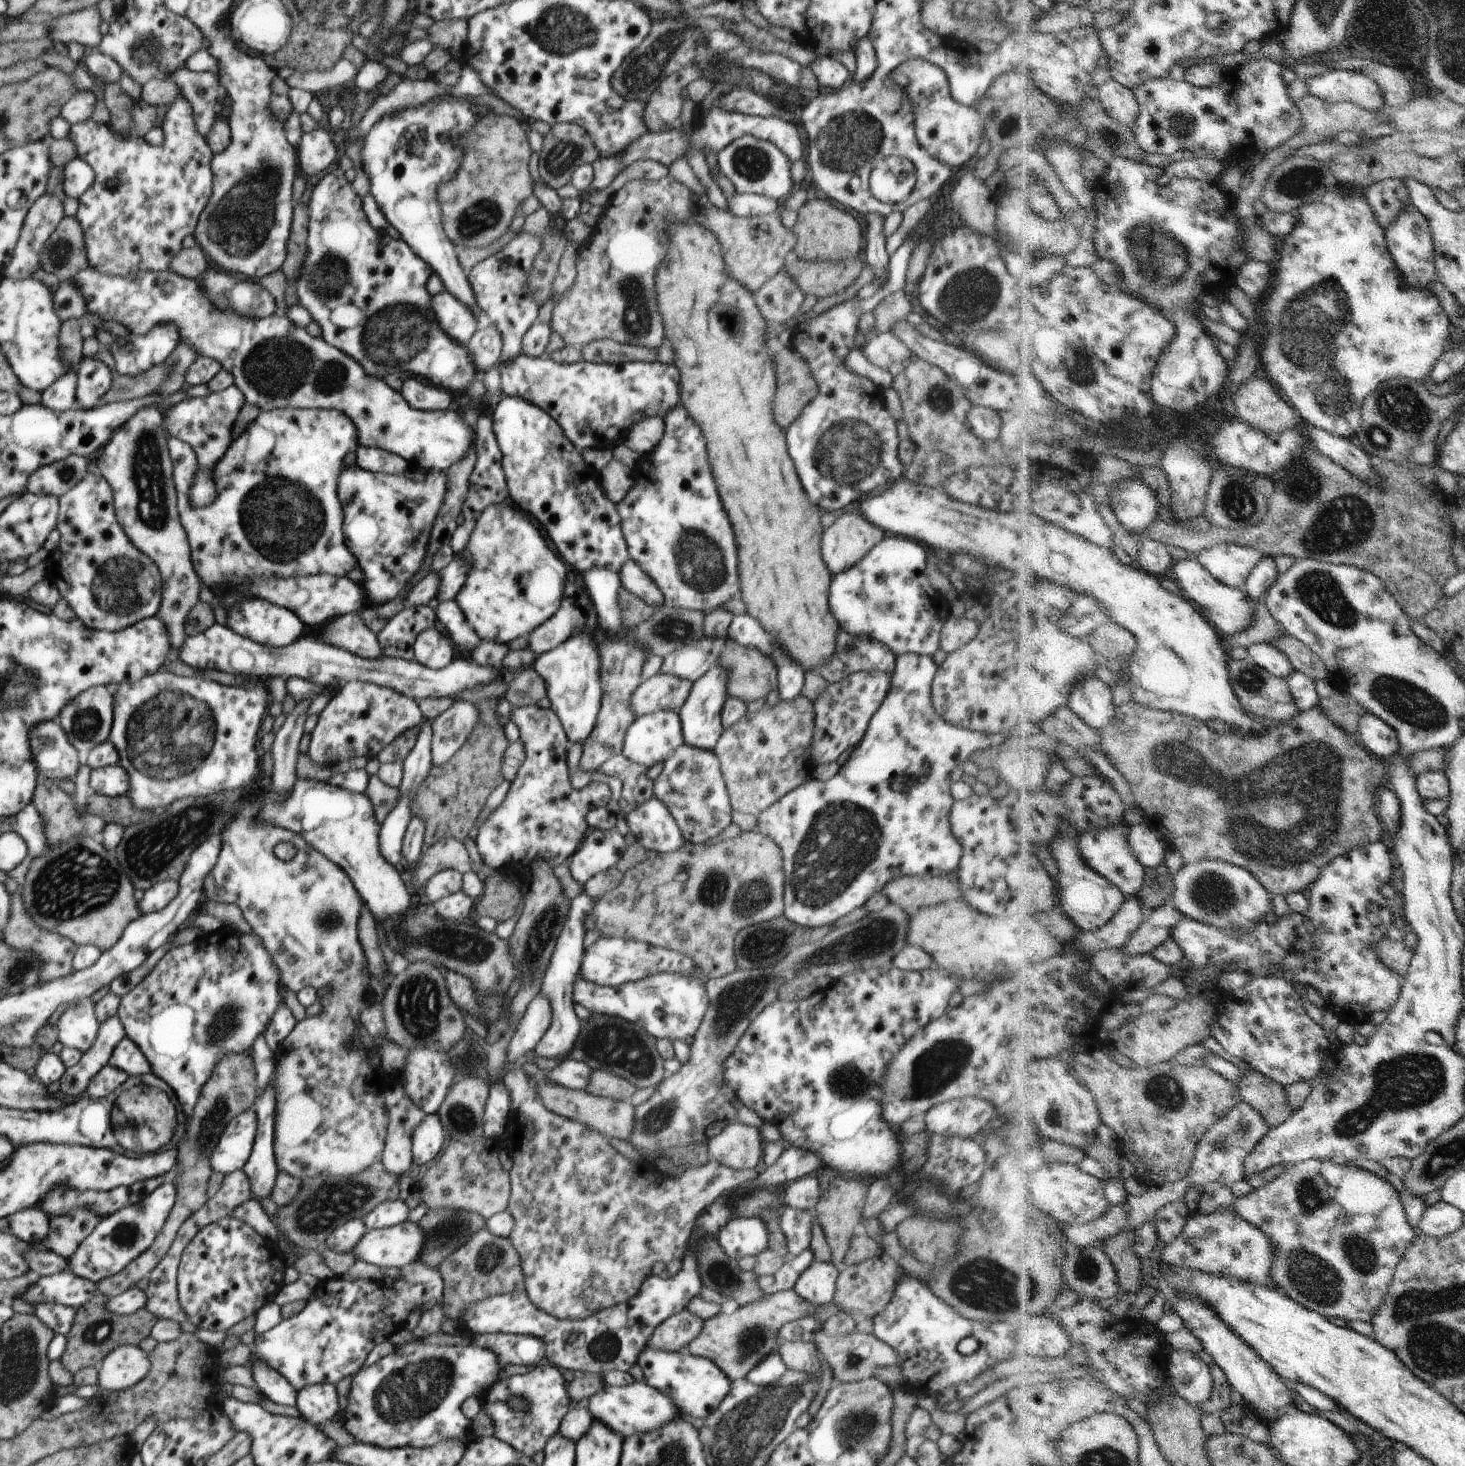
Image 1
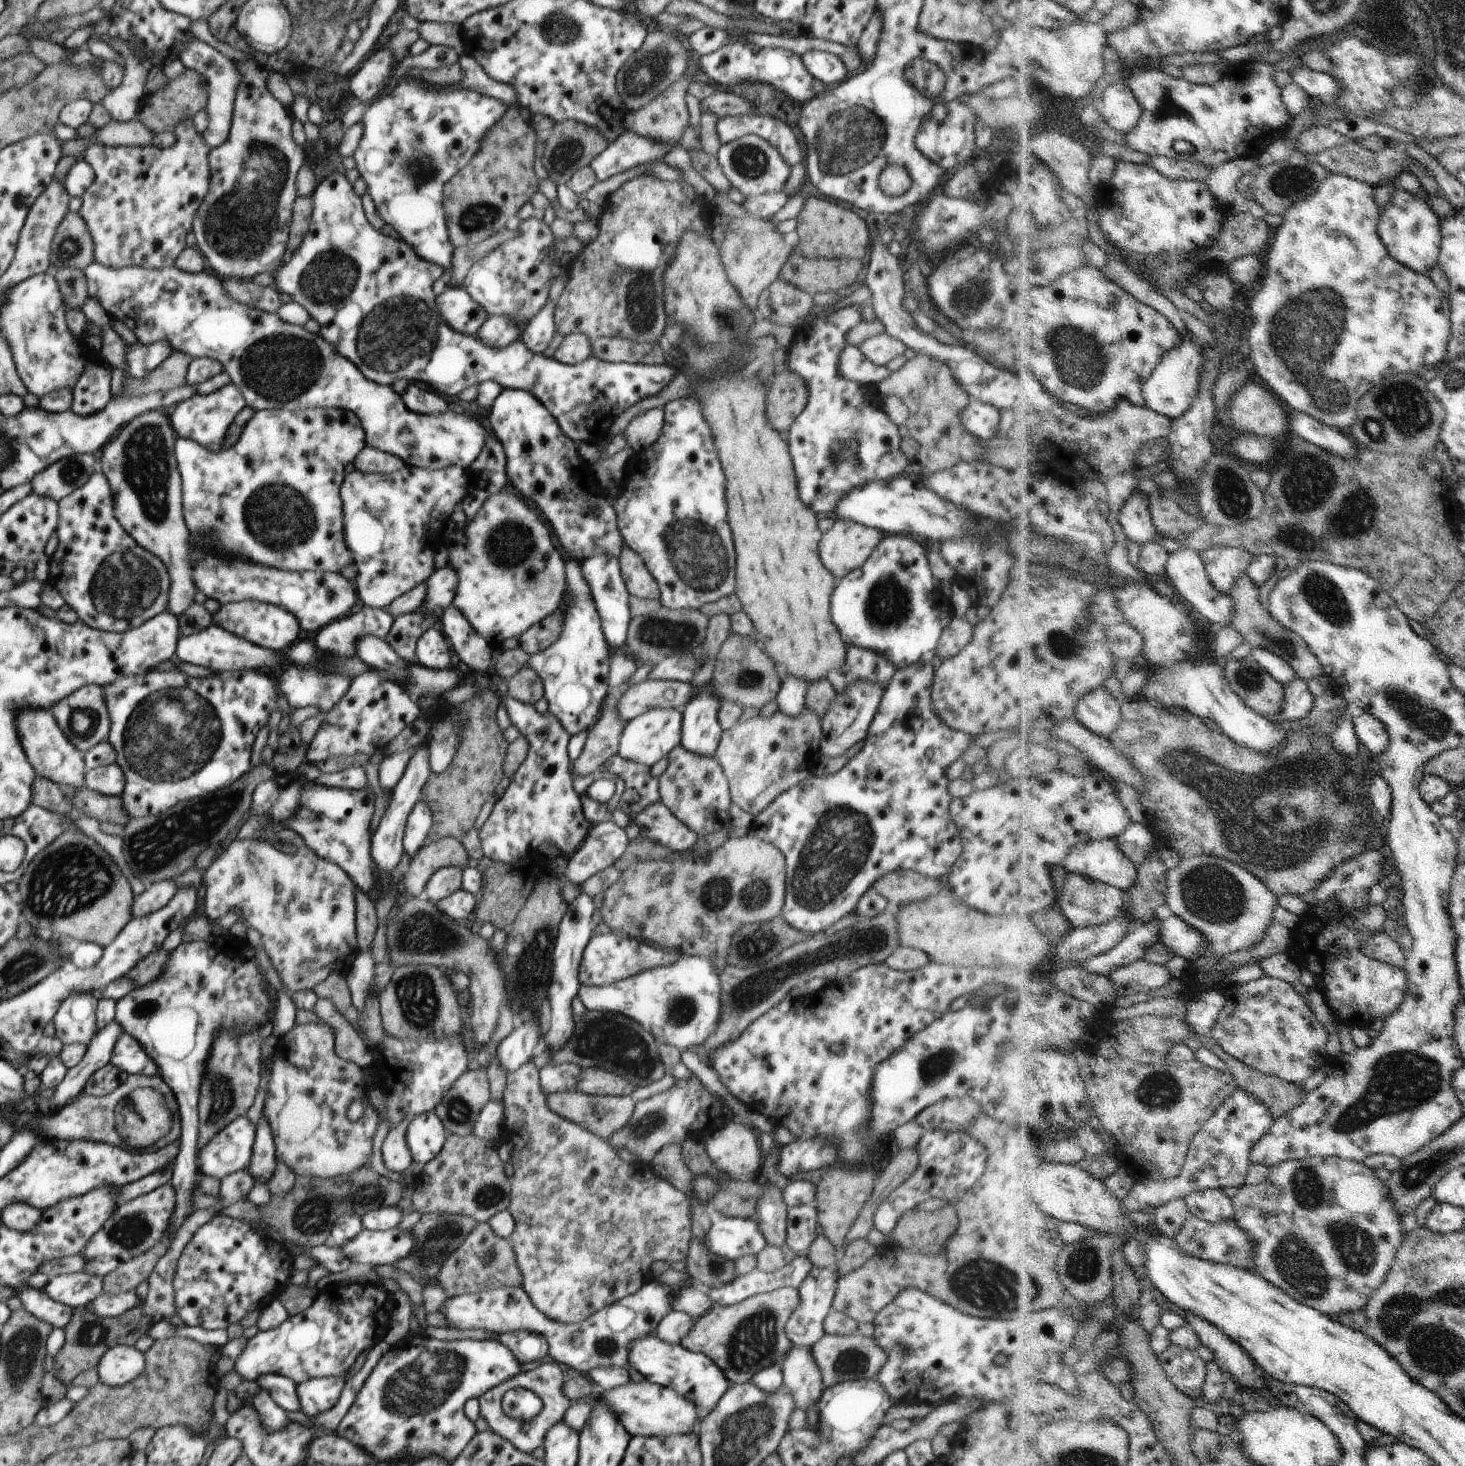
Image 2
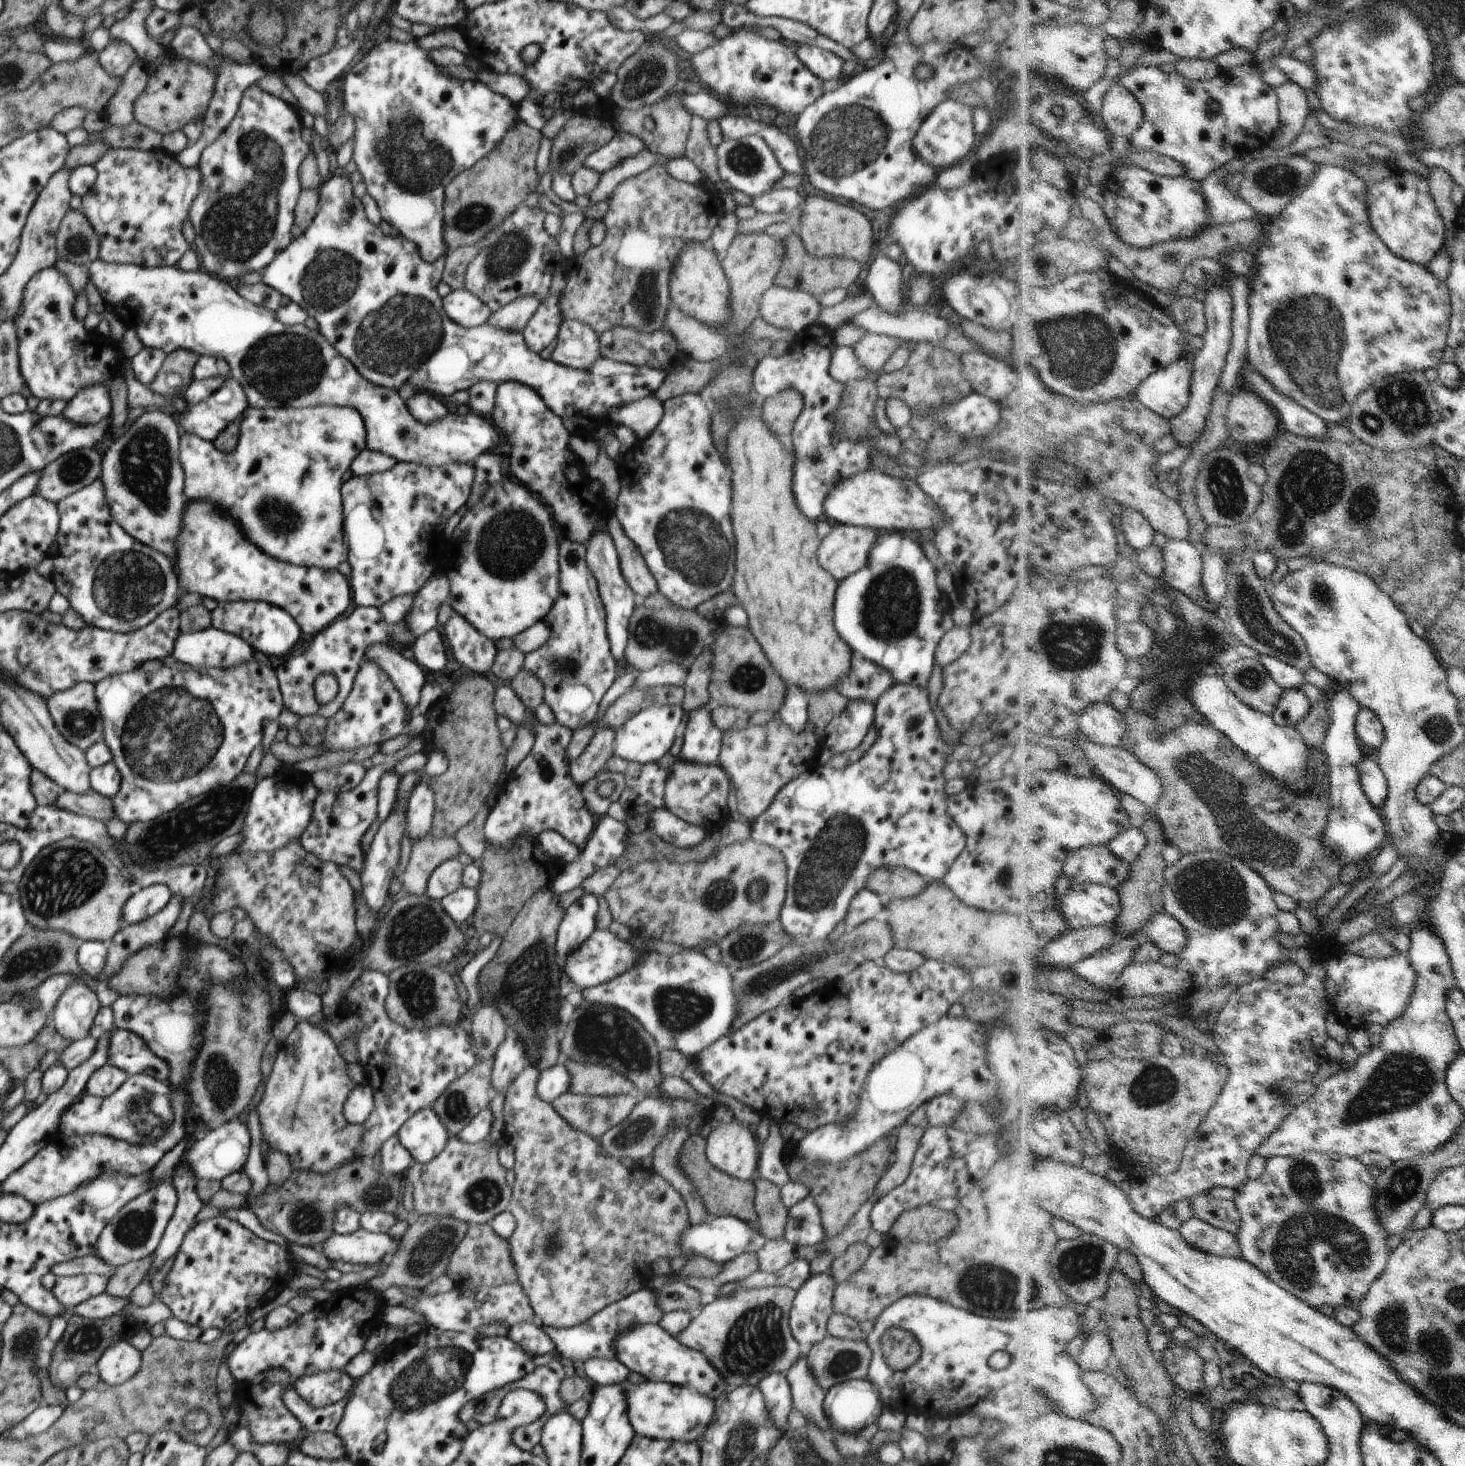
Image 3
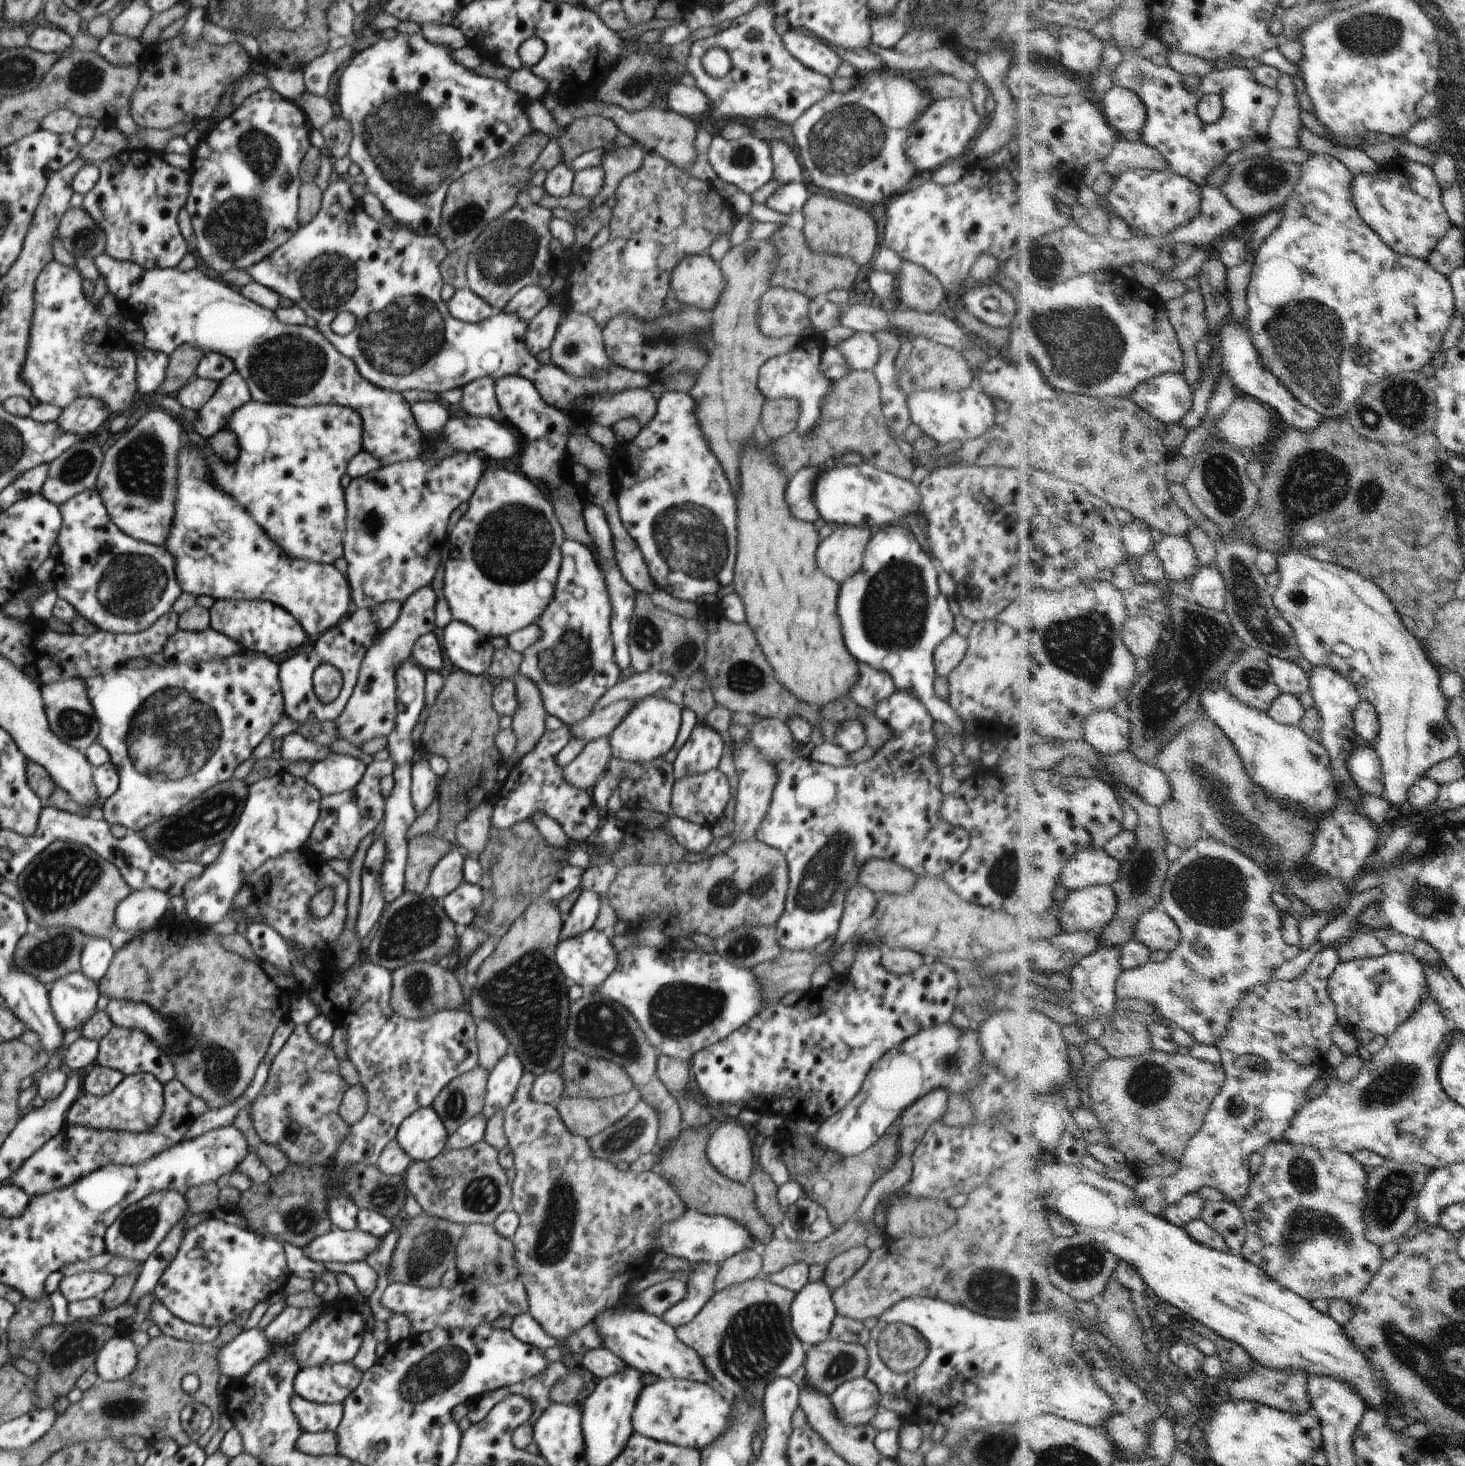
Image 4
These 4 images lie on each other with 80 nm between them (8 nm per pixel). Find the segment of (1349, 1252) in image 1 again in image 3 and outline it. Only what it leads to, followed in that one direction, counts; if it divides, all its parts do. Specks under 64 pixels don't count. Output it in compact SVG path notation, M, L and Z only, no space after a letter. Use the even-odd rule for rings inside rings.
M1318 1151L1307 1152L1297 1157L1275 1157L1268 1160L1265 1174L1260 1179L1252 1179L1244 1187L1237 1190L1236 1202L1242 1215L1242 1224L1238 1237L1246 1244L1243 1258L1262 1269L1272 1280L1281 1284L1285 1289L1294 1293L1294 1296L1308 1301L1316 1308L1330 1305L1360 1307L1363 1300L1370 1294L1371 1288L1385 1275L1389 1267L1393 1250L1390 1248L1391 1232L1387 1231L1382 1217L1379 1215L1377 1198L1379 1197L1376 1177L1358 1157L1346 1157L1343 1154L1321 1153Z

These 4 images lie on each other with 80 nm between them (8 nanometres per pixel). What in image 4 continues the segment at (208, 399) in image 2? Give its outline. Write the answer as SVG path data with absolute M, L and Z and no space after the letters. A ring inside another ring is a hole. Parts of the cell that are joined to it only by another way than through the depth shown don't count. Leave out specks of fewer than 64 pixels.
M238 371L230 373L219 382L212 398L197 411L197 419L193 423L194 435L208 440L229 424L229 418L241 406L251 401L251 394Z

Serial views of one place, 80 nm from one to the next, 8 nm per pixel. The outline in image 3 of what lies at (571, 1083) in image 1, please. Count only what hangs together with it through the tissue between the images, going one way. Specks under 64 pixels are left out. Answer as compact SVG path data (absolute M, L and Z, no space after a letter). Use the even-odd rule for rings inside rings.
M562 1060L550 1068L541 1070L537 1080L537 1093L542 1100L550 1103L558 1096L568 1092L571 1074Z

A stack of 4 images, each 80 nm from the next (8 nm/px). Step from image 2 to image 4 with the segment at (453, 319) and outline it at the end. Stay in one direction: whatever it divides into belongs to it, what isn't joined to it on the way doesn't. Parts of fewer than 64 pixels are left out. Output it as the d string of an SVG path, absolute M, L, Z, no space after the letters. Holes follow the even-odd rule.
M466 287L458 289L450 300L445 302L450 314L463 323L479 323L490 318L495 310L491 304L482 300L475 292Z

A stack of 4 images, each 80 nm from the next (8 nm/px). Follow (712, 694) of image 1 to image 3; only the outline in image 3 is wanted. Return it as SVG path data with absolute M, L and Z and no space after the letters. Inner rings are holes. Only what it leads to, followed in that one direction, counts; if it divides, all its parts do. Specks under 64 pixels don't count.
M712 704L691 710L684 730L680 756L701 765L716 765L722 746L723 730L714 724Z

